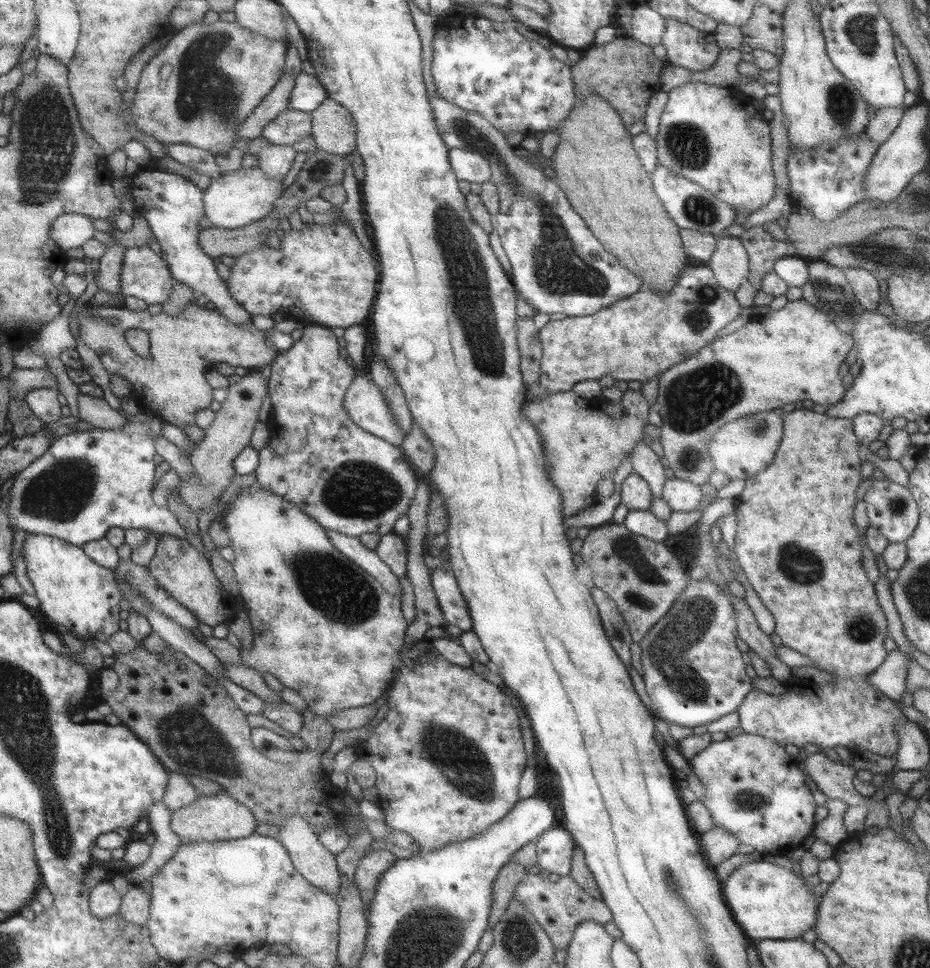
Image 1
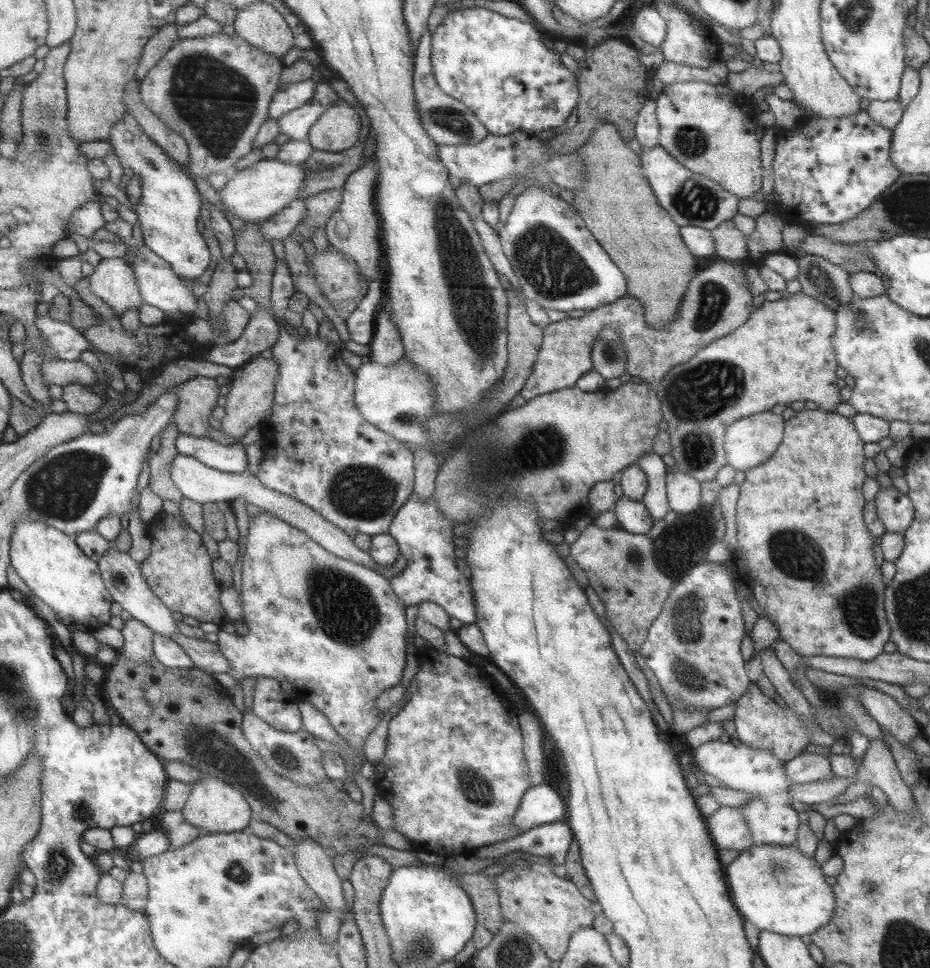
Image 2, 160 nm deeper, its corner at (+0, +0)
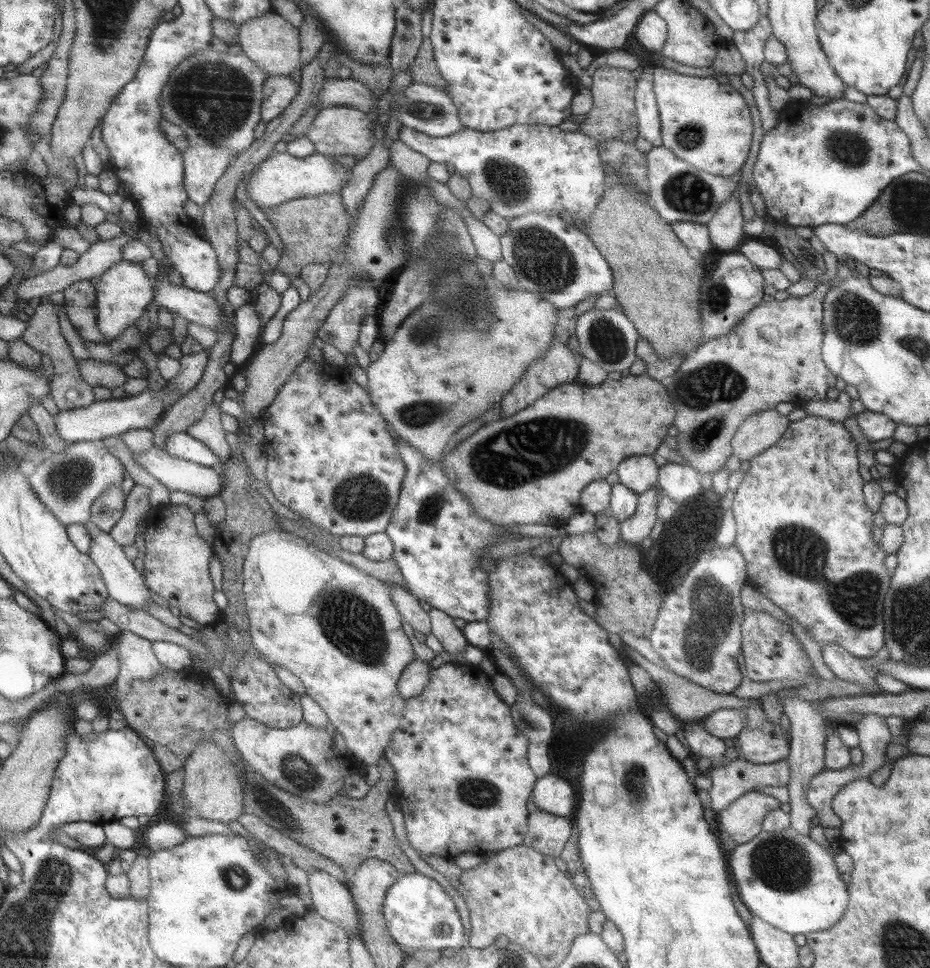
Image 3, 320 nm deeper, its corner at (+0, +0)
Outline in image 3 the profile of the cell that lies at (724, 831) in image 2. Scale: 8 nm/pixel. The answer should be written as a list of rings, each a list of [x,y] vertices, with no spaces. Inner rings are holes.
[[[752,790],[736,798],[737,800],[731,802],[724,810],[717,812],[715,815],[715,822],[717,822],[718,832],[721,830],[727,832],[727,836],[736,842],[736,844],[747,842],[751,840],[753,835],[756,835],[762,830],[761,823],[763,823],[763,817],[767,813],[779,809],[780,802],[773,796],[756,792]]]

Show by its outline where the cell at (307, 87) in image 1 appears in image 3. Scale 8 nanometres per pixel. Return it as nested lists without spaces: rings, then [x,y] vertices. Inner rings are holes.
[[[271,76],[262,82],[260,120],[267,122],[279,116],[297,94],[297,84],[288,76]]]

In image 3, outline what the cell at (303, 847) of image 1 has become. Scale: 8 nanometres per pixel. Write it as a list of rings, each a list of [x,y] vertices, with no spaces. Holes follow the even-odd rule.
[[[311,869],[307,874],[307,882],[310,891],[310,909],[321,918],[338,924],[348,937],[351,934],[359,935],[358,910],[347,885],[320,869]]]

